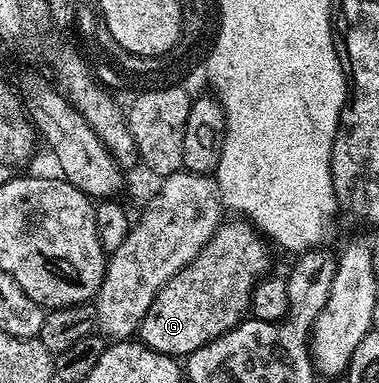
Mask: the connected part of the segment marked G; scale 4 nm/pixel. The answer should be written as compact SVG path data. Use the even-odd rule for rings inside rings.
M201 261L195 267L191 265L191 269L195 269L191 273L185 273L185 268L179 269L159 289L158 295L151 302L151 307L136 332L140 342L146 347L164 355L188 357L192 351L215 341L246 318L249 302L243 295L247 289L245 287L247 279L239 279L243 275L231 275L231 273L227 275L223 273L223 277L219 277L217 273L213 275L209 273L207 275L209 281L205 283L205 265L203 267L201 265L203 265Z

